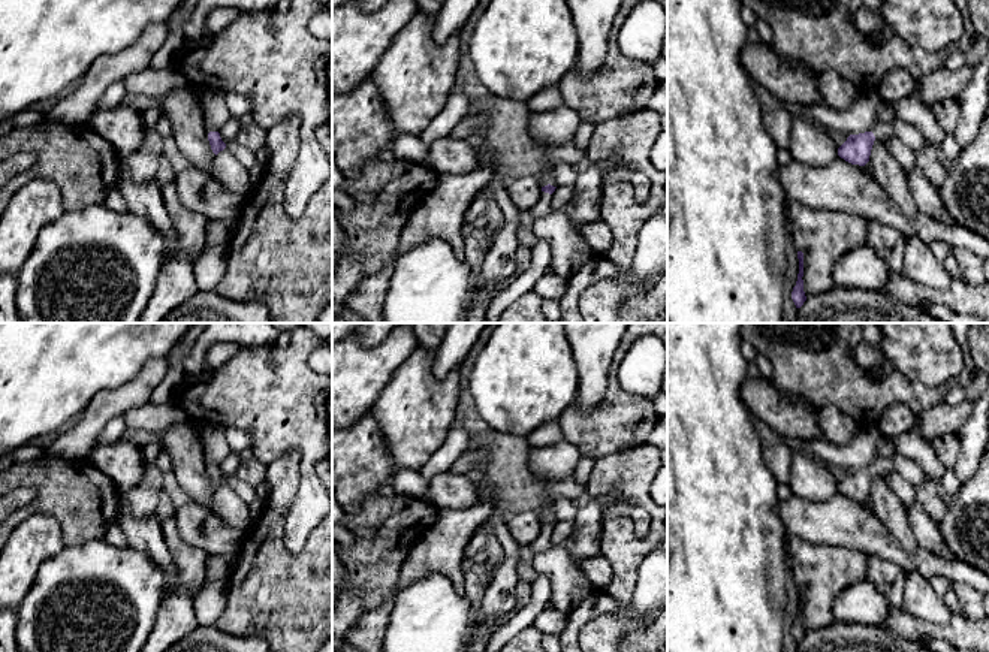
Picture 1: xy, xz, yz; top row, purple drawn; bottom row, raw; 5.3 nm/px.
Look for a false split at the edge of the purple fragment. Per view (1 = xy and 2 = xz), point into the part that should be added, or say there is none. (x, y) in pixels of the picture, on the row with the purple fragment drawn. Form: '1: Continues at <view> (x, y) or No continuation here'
1: No continuation here
2: Continues at xz (543, 207)

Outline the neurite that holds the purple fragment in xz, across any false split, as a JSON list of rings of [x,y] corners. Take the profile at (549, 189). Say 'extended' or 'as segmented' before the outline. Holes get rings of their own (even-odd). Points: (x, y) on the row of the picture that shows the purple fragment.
extended | [[[548,184],[542,187],[542,197],[536,206],[533,206],[528,212],[533,215],[533,218],[542,218],[551,212],[551,202],[552,202],[552,193],[557,187]]]

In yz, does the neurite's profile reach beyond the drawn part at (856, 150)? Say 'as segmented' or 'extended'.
extended

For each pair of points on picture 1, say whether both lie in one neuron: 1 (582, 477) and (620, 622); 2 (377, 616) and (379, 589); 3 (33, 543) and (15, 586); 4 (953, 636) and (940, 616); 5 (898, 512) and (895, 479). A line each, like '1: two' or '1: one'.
1: two
2: two
3: one
4: two
5: two

